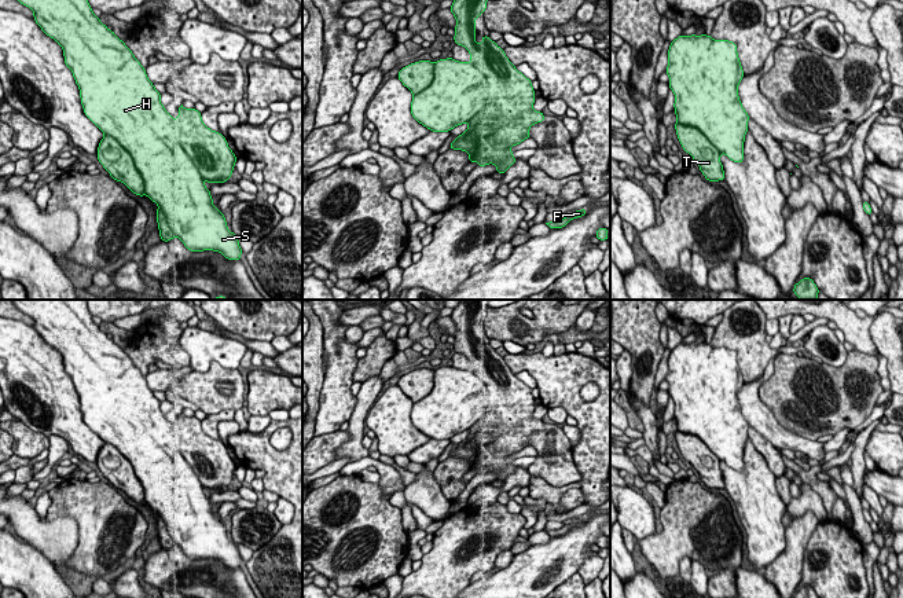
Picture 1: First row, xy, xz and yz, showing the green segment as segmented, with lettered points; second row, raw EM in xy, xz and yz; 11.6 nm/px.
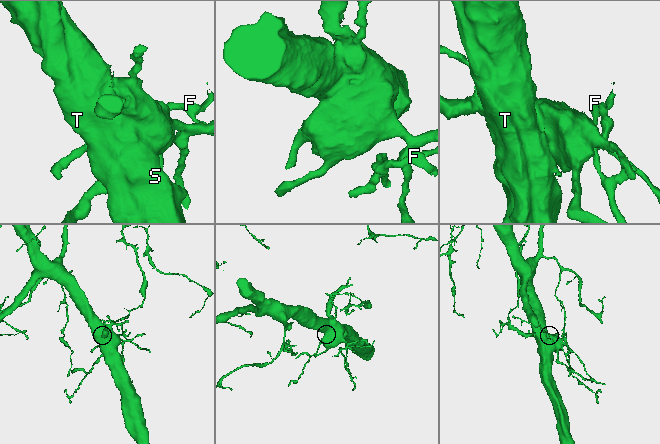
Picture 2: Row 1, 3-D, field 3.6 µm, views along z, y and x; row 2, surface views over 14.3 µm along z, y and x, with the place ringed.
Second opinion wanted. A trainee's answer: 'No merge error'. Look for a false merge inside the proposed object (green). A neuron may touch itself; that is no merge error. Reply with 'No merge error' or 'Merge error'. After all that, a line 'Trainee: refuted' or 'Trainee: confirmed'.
No merge error
Trainee: confirmed

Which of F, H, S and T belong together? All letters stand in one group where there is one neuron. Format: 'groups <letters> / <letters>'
groups F H S T

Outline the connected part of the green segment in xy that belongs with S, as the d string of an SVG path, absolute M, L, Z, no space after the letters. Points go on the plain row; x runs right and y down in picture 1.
M12 300L16 309L29 315L34 324L33 327L41 335L41 338L54 346L63 357L65 371L71 378L76 392L80 397L81 412L84 417L84 422L104 441L103 447L98 455L98 467L103 473L103 476L110 481L110 484L124 491L133 502L143 505L147 503L153 510L158 513L157 517L157 531L159 538L161 549L169 550L175 544L177 544L184 554L190 560L203 560L213 558L220 560L227 568L241 568L242 557L239 554L239 549L234 540L227 536L227 529L224 522L213 513L212 503L209 496L205 495L203 487L208 491L225 491L232 484L232 477L235 476L236 463L228 455L227 447L216 439L208 436L202 425L197 417L186 417L183 412L177 417L179 423L173 428L172 422L169 422L159 406L161 401L154 396L154 392L147 386L146 377L140 373L140 370L135 366L132 359L125 353L122 348L120 348L113 338L109 338L106 333L100 330L100 327L92 320L92 315L88 311L88 305L85 300Z

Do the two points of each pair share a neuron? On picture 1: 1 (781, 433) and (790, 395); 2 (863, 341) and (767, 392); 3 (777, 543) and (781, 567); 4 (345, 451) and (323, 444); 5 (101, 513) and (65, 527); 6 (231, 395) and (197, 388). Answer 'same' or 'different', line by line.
1: different
2: different
3: different
4: different
5: different
6: same

